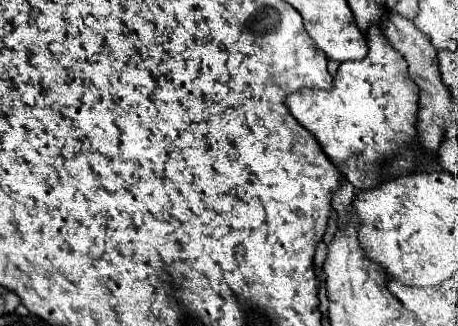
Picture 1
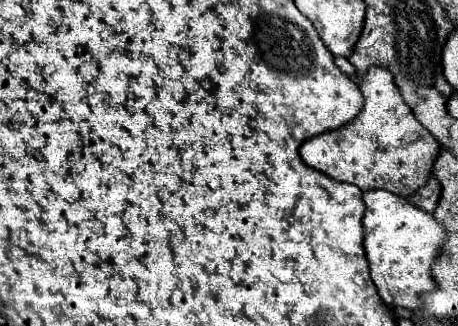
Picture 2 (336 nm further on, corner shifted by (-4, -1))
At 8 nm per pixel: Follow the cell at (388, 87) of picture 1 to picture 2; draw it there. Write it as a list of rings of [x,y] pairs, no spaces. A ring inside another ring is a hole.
[[[372,66],[372,68],[368,68],[368,72],[364,76],[358,76],[356,82],[358,82],[358,88],[364,96],[364,106],[362,106],[360,114],[336,130],[328,130],[328,132],[322,132],[318,136],[308,138],[300,146],[300,156],[310,168],[316,168],[316,170],[320,170],[336,180],[356,184],[360,190],[382,188],[382,190],[388,190],[388,192],[394,192],[394,194],[408,198],[412,192],[416,192],[420,186],[424,186],[424,182],[428,180],[432,166],[434,166],[434,160],[440,154],[440,144],[414,118],[410,106],[406,106],[406,102],[400,94],[390,70],[380,68],[380,66]]]

